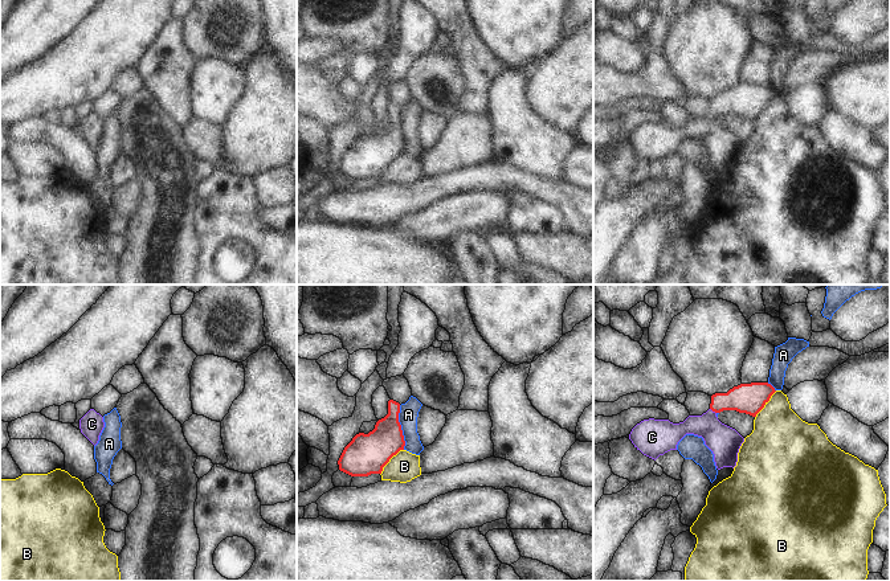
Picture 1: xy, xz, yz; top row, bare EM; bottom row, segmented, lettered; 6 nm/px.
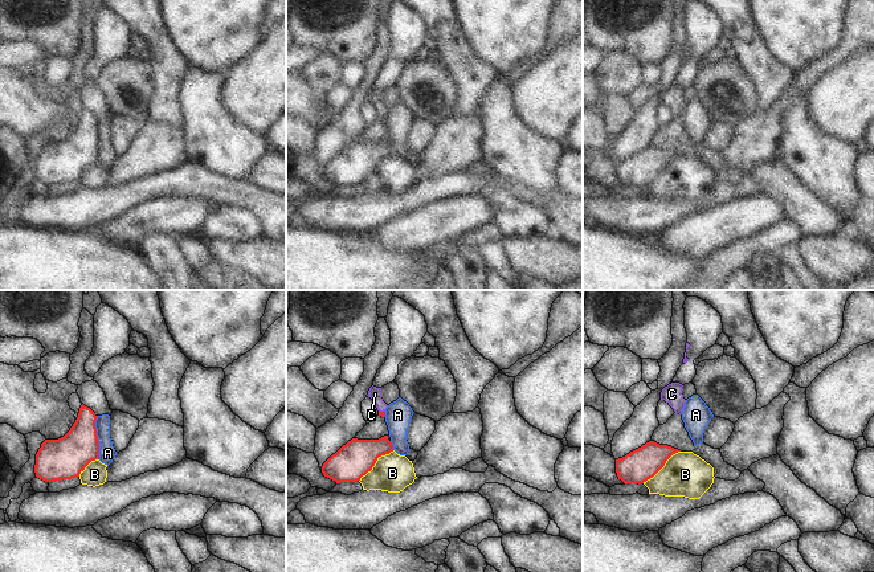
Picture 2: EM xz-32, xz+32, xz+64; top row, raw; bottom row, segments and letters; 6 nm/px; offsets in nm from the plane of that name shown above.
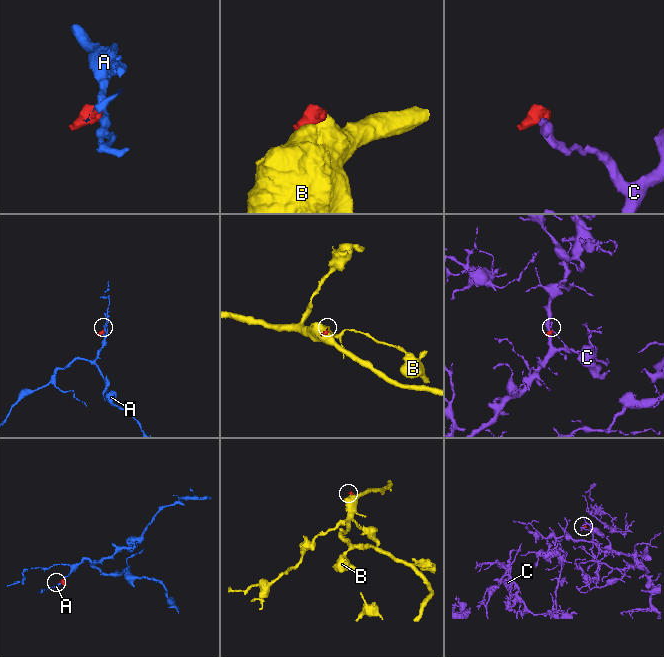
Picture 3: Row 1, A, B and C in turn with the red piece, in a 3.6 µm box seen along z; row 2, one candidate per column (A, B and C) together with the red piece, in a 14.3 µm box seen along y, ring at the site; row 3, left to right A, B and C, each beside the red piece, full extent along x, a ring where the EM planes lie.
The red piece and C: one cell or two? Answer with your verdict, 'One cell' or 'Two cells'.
One cell.

